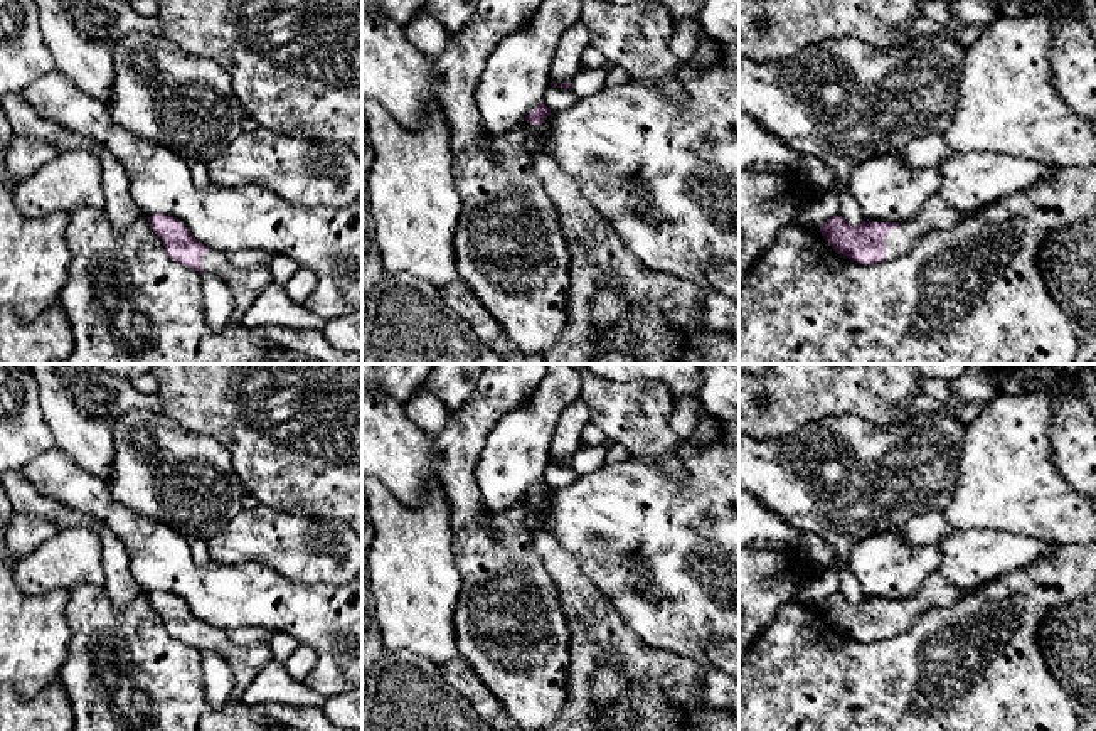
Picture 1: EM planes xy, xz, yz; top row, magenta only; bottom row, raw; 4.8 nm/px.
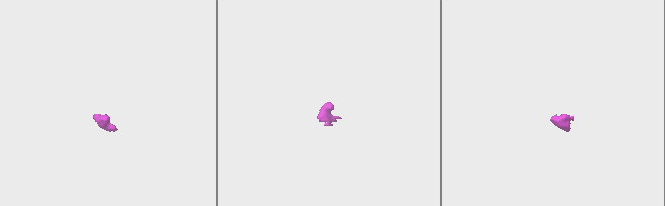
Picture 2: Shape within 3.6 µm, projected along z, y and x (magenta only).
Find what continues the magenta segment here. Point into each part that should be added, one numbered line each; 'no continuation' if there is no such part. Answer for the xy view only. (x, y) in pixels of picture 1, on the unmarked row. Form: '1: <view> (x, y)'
1: xy (246, 662)

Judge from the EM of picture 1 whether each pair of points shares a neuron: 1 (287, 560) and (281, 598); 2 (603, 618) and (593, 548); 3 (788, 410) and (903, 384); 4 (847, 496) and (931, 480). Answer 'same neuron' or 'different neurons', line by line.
1: different neurons
2: different neurons
3: same neuron
4: same neuron

